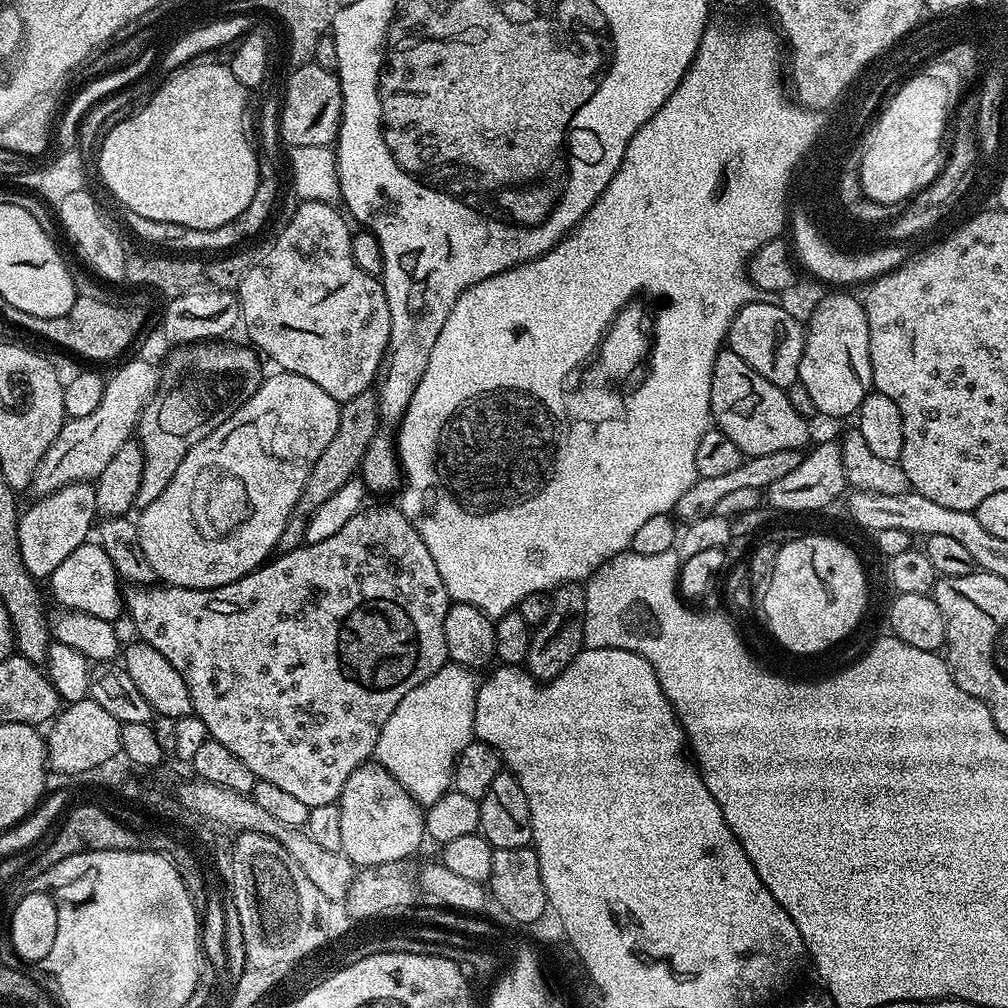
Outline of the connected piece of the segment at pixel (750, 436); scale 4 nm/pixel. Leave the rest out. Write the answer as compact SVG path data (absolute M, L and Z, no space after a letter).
M722 350L714 358L714 374L710 386L710 410L712 411L711 423L719 428L745 457L761 456L762 454L774 454L774 450L804 450L808 444L809 421L794 406L790 406L790 398L785 389L774 386L774 382L766 382L758 370L750 370L738 354L731 350Z

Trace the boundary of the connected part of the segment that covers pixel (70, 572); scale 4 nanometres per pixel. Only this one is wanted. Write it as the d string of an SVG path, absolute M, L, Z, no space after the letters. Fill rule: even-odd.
M86 542L69 554L58 570L50 578L52 584L52 596L57 600L59 607L74 612L94 614L94 618L102 618L113 622L119 621L121 612L125 611L126 604L122 599L122 581L115 570L114 564L106 554L106 550L97 542Z

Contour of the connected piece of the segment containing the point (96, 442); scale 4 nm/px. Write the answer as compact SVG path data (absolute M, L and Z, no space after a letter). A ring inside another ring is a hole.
M132 360L124 364L111 377L104 381L102 402L86 418L65 419L58 438L46 450L42 462L38 462L38 470L34 470L34 478L30 489L33 497L49 496L67 484L95 481L97 476L106 470L110 458L122 446L122 442L133 439L136 425L140 422L148 401L157 395L160 384L160 372L148 360Z

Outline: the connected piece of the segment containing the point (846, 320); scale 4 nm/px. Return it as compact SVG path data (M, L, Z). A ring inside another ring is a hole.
M844 290L832 293L806 320L798 382L806 386L820 416L848 416L859 413L864 397L873 391L868 319L857 297L847 296Z

